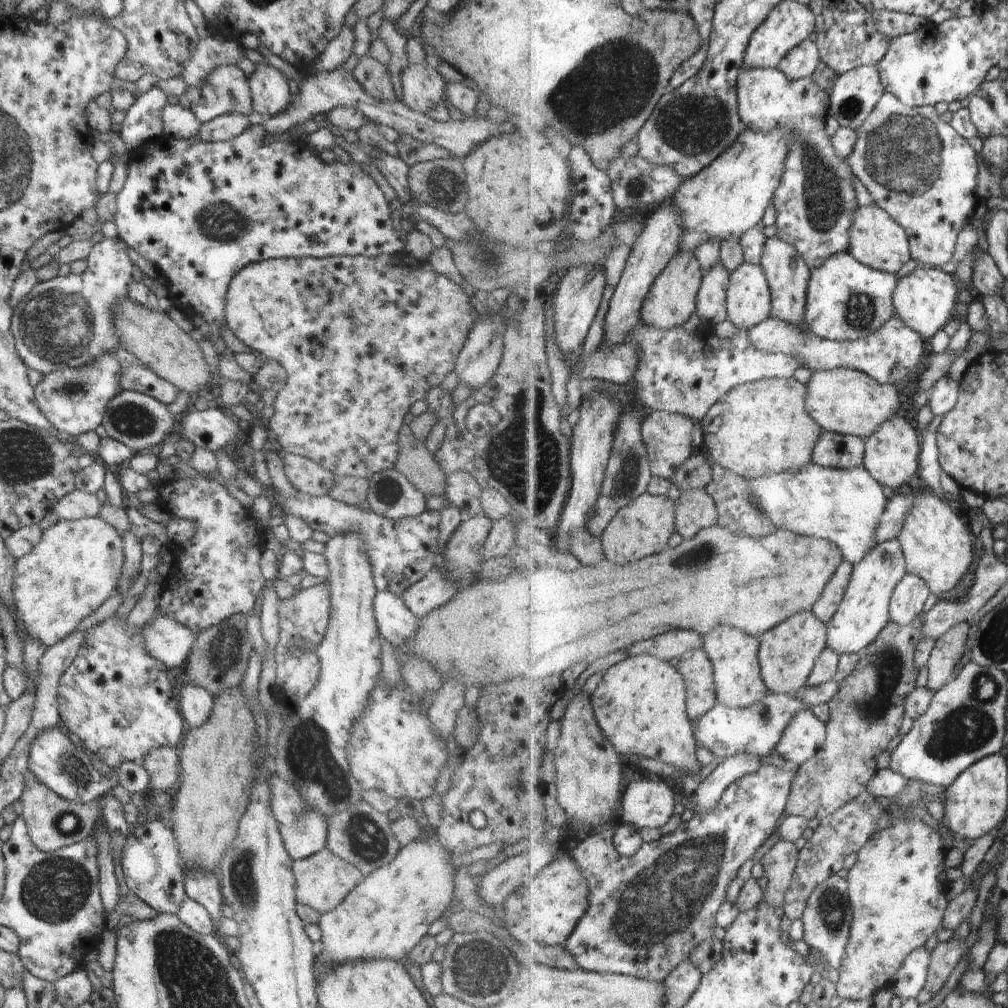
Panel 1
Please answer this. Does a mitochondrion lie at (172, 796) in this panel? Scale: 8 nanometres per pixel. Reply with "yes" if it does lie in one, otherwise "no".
no

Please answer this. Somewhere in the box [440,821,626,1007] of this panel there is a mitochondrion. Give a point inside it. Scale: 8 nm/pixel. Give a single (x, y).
(478, 968)

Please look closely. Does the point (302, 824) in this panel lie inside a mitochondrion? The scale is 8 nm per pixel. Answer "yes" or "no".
yes

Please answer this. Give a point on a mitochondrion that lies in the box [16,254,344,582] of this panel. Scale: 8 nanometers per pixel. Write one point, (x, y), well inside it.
(56, 324)

